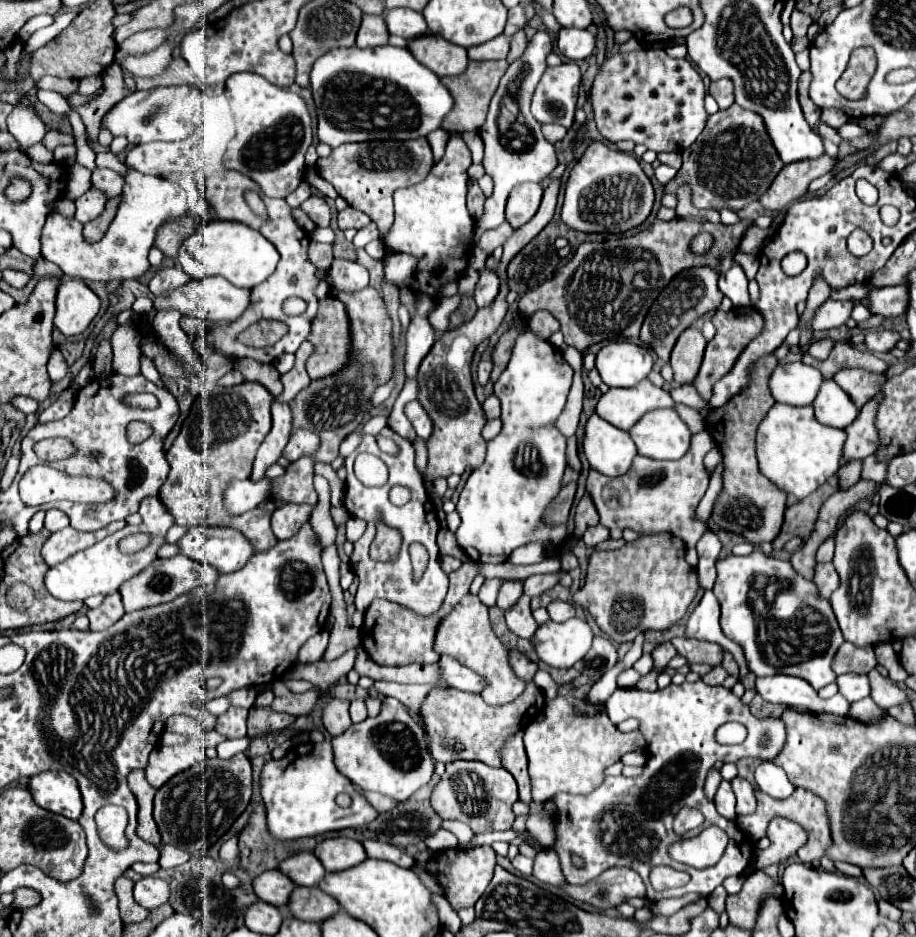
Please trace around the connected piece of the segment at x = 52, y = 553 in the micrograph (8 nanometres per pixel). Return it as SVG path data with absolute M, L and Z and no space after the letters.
M115 521L95 533L81 533L81 531L75 531L73 527L65 527L47 539L47 543L43 545L43 551L41 551L43 559L49 567L53 567L53 565L61 563L63 559L75 555L77 551L83 551L83 549L95 545L97 541L115 533L117 529L123 529L125 525L127 525L125 521Z

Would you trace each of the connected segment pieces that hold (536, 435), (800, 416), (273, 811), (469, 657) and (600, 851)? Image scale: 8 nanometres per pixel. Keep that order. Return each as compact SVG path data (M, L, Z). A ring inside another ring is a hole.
M529 327L523 329L515 341L513 355L507 369L495 381L495 395L501 401L503 429L495 439L487 441L485 463L469 475L457 501L457 513L461 515L461 525L455 531L455 537L459 547L467 553L471 561L505 563L507 557L517 547L523 547L527 543L541 543L547 553L559 553L559 549L565 545L565 539L569 537L567 525L551 525L551 523L541 525L541 519L547 507L559 495L563 473L567 469L567 457L565 457L567 437L561 431L557 431L553 423L563 413L571 379L573 379L573 369L563 359L563 353L551 343L537 339Z
M775 403L757 431L759 469L785 493L793 493L797 499L805 499L839 471L845 439L847 433L843 429L819 423L815 419L813 407L793 407L785 403Z
M329 741L303 743L296 749L287 751L283 759L269 761L261 773L261 797L267 807L267 829L273 837L281 841L315 837L327 831L339 831L347 827L361 827L377 817L377 811L335 767ZM339 793L351 795L349 807L339 807L335 803L335 797Z
M471 593L465 595L455 605L455 609L443 619L443 623L439 625L437 639L435 639L435 651L439 655L449 653L449 655L457 657L463 665L473 669L475 673L483 675L489 681L489 685L483 689L481 697L489 705L511 703L523 693L525 681L519 679L515 675L515 671L511 671L511 665L509 665L509 653L511 651L493 633L493 627L491 627L489 615L487 615L487 607L483 603L479 603L479 599L475 595L471 595Z
M695 681L695 683L681 683L681 685L669 685L665 689L659 689L659 691L639 691L639 689L617 689L605 703L605 711L609 715L609 719L612 719L614 725L618 725L620 722L627 720L631 717L633 719L639 719L639 731L645 735L647 743L647 753L649 753L649 759L643 767L643 773L637 775L637 777L625 777L625 775L619 775L619 777L605 777L605 781L591 793L587 795L571 795L571 793L559 793L553 797L555 805L557 805L557 827L555 827L555 833L557 833L557 841L555 841L555 851L561 859L561 869L563 869L563 875L565 879L571 883L571 885L583 885L583 883L589 883L589 879L597 879L603 871L607 871L609 867L617 867L617 865L625 865L625 867L631 867L635 869L645 885L647 885L647 899L651 901L661 901L661 899L671 899L671 897L683 897L687 893L701 893L701 895L709 895L717 885L723 883L725 877L729 875L741 875L747 867L749 867L749 861L751 861L751 847L749 847L749 839L741 833L741 829L737 827L735 821L729 821L725 817L721 817L717 811L715 811L715 805L711 801L705 799L703 795L703 783L705 783L705 777L709 773L709 769L717 763L717 761L739 761L743 757L761 757L765 761L771 761L783 747L785 743L785 727L781 723L781 719L757 719L751 715L749 707L743 705L743 701L739 697L733 695L731 689L725 689L725 687L711 687L711 685L705 685L703 681ZM727 721L739 721L747 727L747 739L741 743L741 745L719 745L715 741L715 731L717 727L721 727L723 723ZM683 807L693 807L693 809L699 809L703 815L705 815L705 823L699 825L695 831L691 831L689 835L697 835L701 833L705 827L711 827L711 825L717 825L721 827L727 835L729 835L729 845L723 853L723 857L719 859L719 863L715 867L707 867L707 869L693 869L693 867L687 867L683 863L675 863L669 855L667 855L667 845L671 845L673 841L677 841L677 833L673 833L669 829L669 819L673 819ZM573 849L585 849L585 867L577 867L573 865L571 861L571 855L573 855ZM655 865L669 865L673 869L679 869L679 871L687 871L691 875L691 881L685 885L685 887L679 887L679 889L667 889L667 891L655 891L649 883L649 871L651 867Z

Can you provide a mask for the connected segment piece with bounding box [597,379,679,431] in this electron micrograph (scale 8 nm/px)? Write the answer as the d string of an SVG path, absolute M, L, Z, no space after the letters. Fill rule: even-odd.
M649 379L637 383L629 389L609 389L597 403L597 413L601 419L611 421L615 427L629 431L647 411L655 407L677 409L669 391L655 387Z

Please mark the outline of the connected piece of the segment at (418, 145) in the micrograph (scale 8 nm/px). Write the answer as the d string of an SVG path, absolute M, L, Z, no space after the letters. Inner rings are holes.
M427 139L347 143L335 147L329 157L321 157L317 161L317 173L329 181L351 207L371 217L379 229L381 241L385 241L393 223L393 191L421 183L431 167L433 153Z

